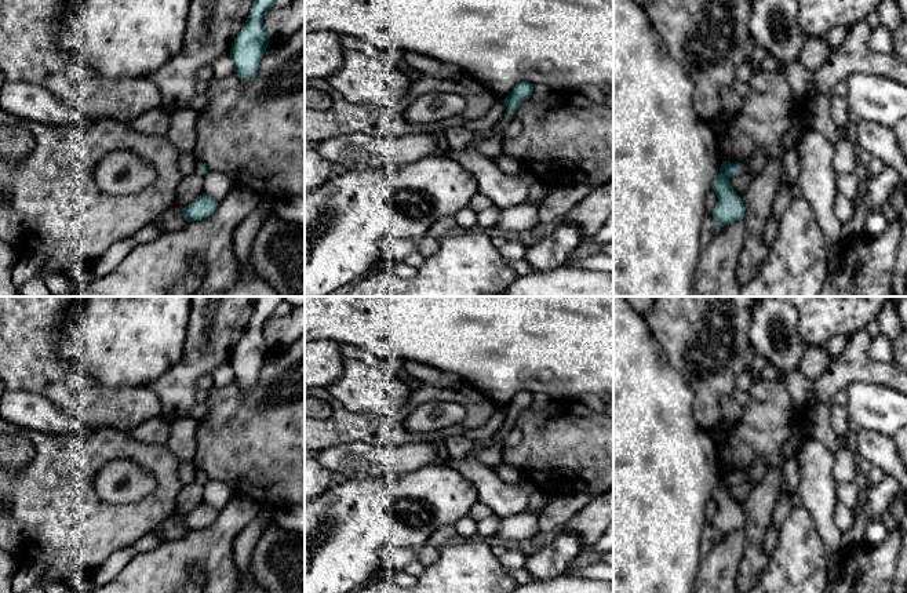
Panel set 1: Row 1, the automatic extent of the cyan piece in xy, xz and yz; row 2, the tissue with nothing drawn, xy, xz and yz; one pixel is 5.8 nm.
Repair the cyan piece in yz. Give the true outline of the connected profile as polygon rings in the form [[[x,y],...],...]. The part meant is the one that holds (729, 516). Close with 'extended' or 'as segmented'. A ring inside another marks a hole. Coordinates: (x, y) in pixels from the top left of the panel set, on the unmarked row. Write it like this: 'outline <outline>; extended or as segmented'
outline [[[751,466],[733,473],[731,470],[722,470],[720,483],[714,487],[711,498],[718,506],[718,512],[711,524],[718,536],[724,536],[735,530],[744,528],[744,514],[742,506],[732,498],[729,487],[733,484],[747,481],[750,477]]]; extended

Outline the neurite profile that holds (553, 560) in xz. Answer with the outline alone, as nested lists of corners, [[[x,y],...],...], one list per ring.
[[[562,530],[551,543],[528,556],[525,568],[533,581],[546,582],[565,575],[579,552],[578,534]]]

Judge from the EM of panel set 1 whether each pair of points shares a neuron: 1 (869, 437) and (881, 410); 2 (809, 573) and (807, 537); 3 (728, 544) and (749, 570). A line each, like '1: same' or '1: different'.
1: different
2: same
3: different

